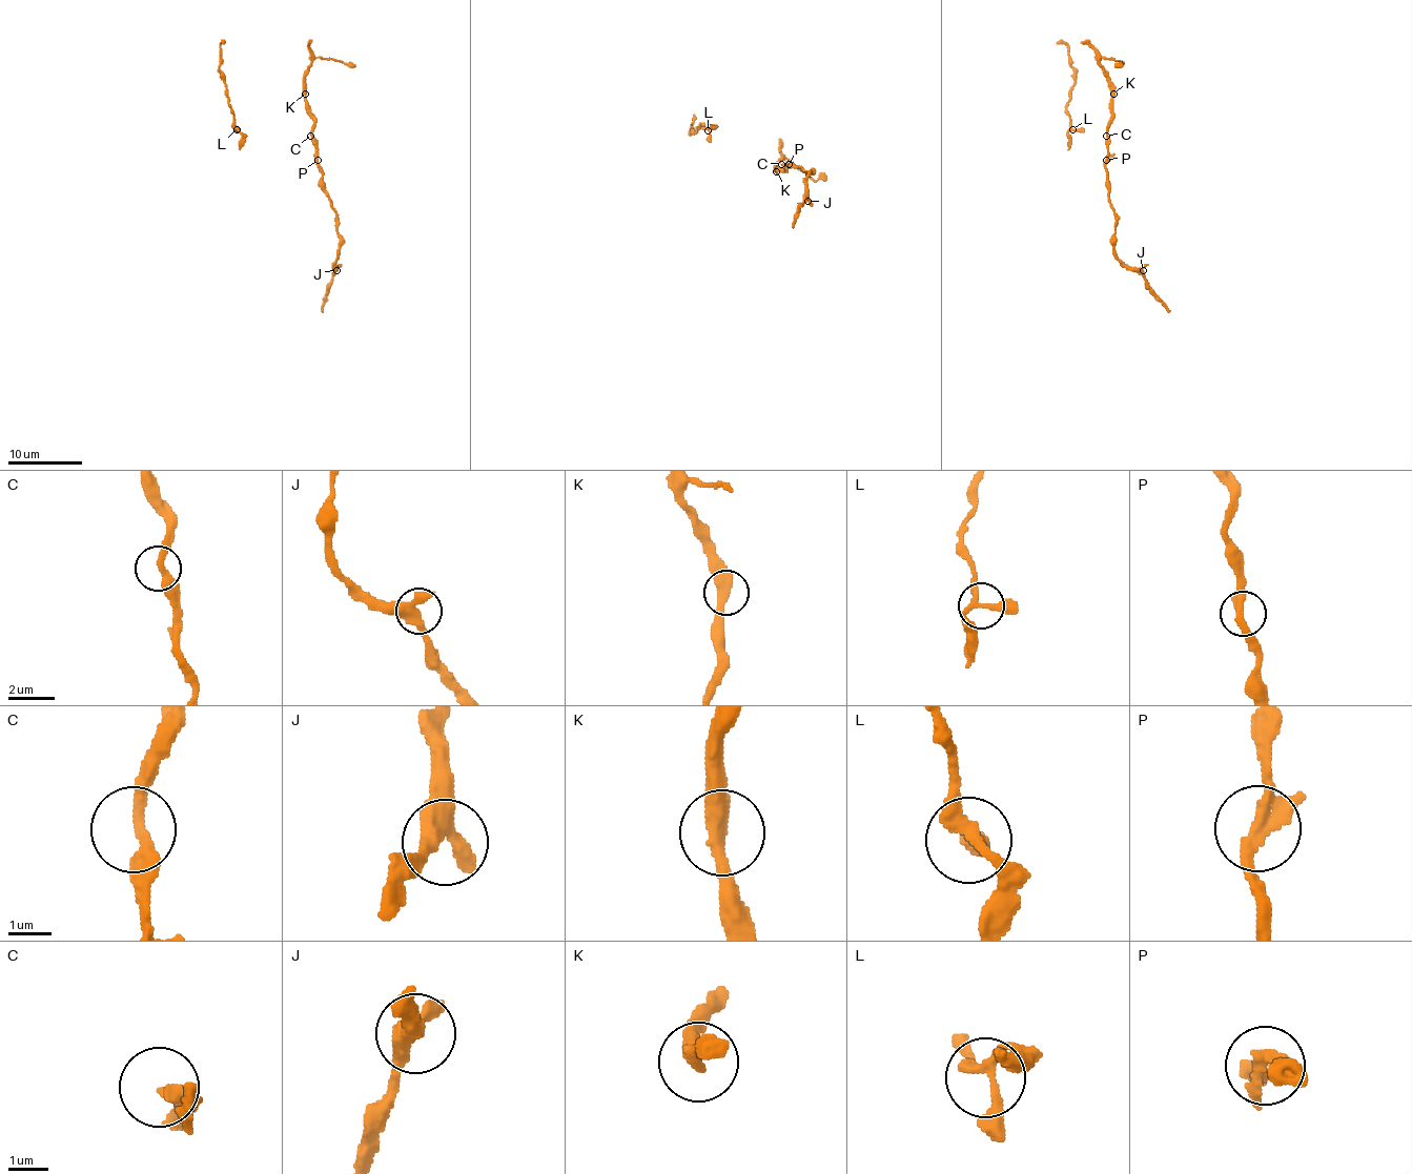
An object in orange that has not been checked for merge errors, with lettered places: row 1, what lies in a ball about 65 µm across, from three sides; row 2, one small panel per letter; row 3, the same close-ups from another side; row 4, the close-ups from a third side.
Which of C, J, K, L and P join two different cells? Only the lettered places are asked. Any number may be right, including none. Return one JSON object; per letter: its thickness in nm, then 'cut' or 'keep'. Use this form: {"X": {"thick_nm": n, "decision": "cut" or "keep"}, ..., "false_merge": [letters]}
{"C": {"thick_nm": 280, "decision": "keep"}, "J": {"thick_nm": 400, "decision": "keep"}, "K": {"thick_nm": 400, "decision": "keep"}, "L": {"thick_nm": 240, "decision": "keep"}, "P": {"thick_nm": 280, "decision": "keep"}, "false_merge": []}

